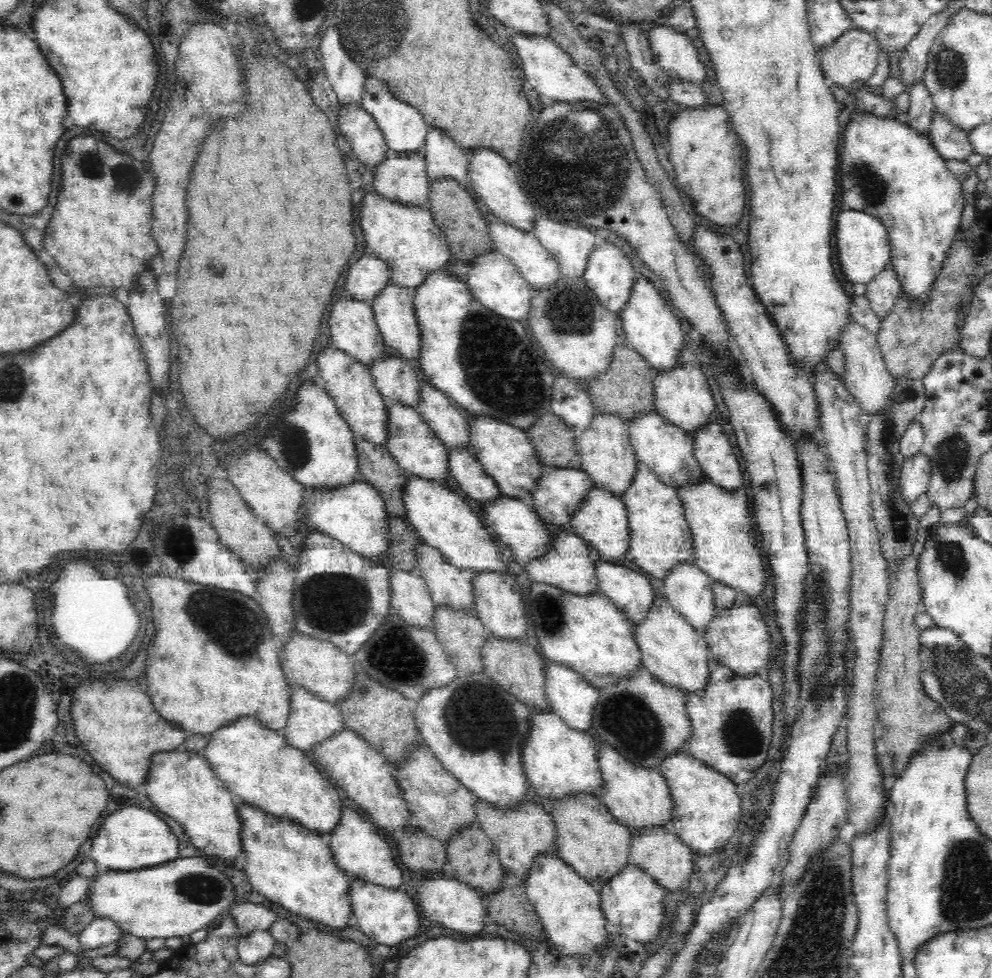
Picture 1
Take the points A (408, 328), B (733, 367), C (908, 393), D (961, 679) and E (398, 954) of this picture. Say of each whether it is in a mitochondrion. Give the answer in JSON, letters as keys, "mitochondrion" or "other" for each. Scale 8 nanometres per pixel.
{"A":"other","B":"other","C":"mitochondrion","D":"mitochondrion","E":"other"}

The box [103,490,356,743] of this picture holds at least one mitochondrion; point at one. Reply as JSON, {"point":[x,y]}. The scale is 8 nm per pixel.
{"point":[229,623]}

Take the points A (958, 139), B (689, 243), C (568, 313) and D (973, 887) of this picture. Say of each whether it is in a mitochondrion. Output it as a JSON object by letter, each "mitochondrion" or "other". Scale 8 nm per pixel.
{"A":"other","B":"other","C":"mitochondrion","D":"mitochondrion"}

